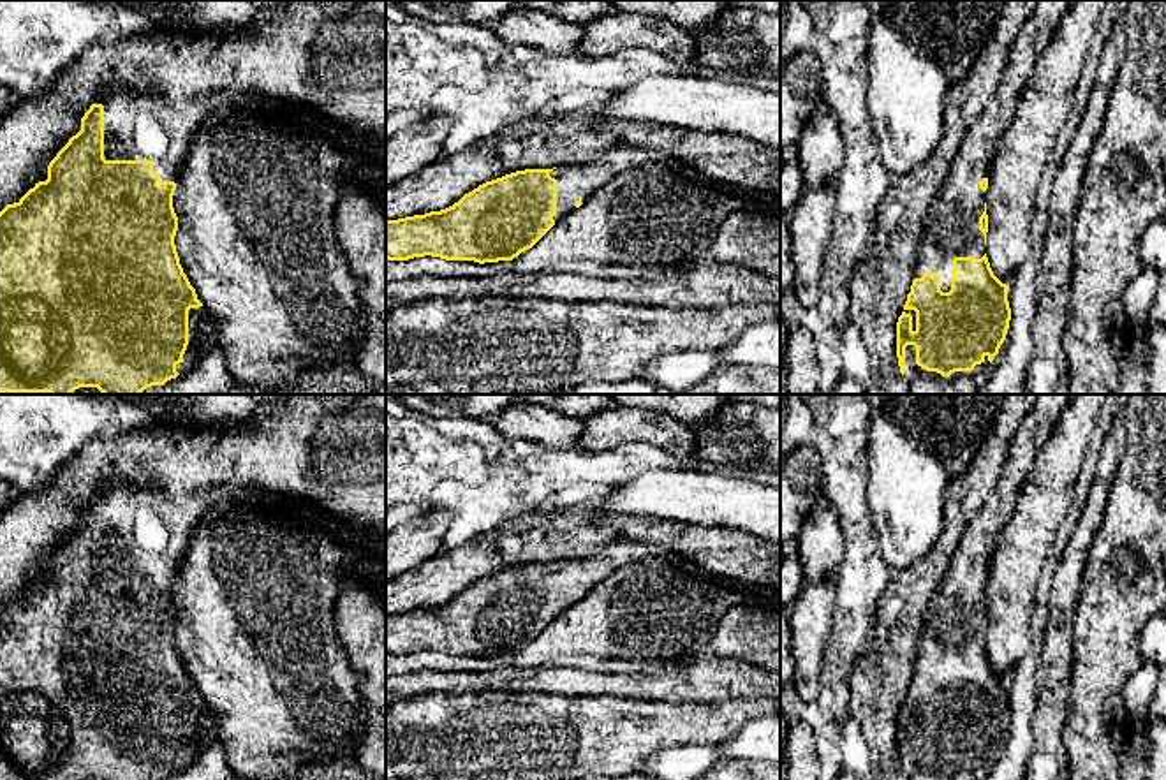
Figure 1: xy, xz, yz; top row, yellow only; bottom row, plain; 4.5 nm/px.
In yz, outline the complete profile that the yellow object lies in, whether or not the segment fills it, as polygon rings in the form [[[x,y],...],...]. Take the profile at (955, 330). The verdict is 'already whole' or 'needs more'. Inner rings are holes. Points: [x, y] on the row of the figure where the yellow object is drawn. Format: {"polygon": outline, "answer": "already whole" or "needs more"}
{"polygon": [[[1037,0],[1011,46],[993,100],[969,127],[942,190],[932,199],[918,248],[914,280],[897,322],[897,357],[911,394],[978,394],[1006,340],[1011,320],[1009,287],[993,275],[985,254],[988,173],[1018,97],[1073,2]]], "answer": "needs more"}

